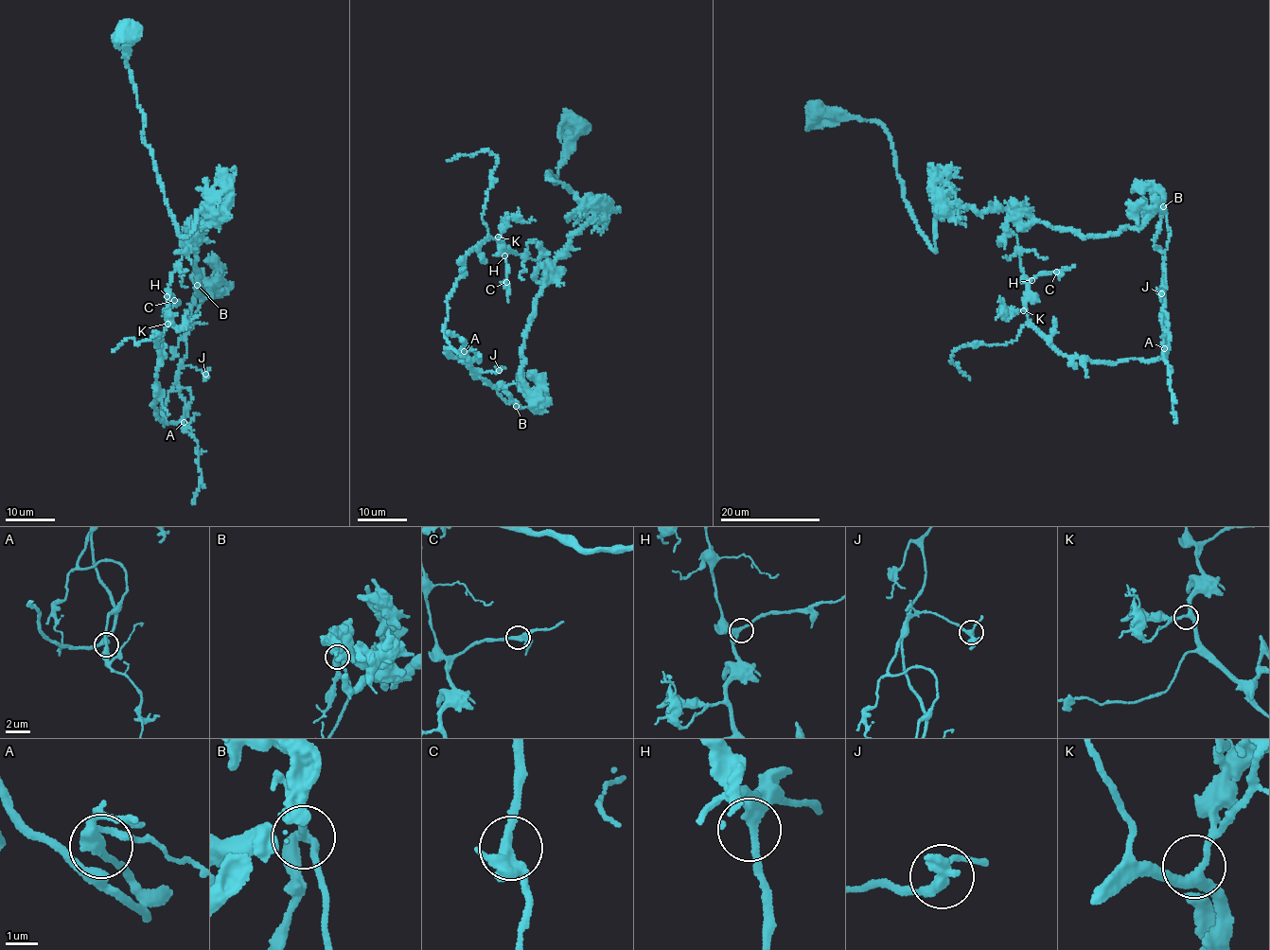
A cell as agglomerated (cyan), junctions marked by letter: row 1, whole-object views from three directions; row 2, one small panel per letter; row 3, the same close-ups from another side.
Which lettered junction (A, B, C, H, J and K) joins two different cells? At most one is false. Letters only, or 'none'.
B

